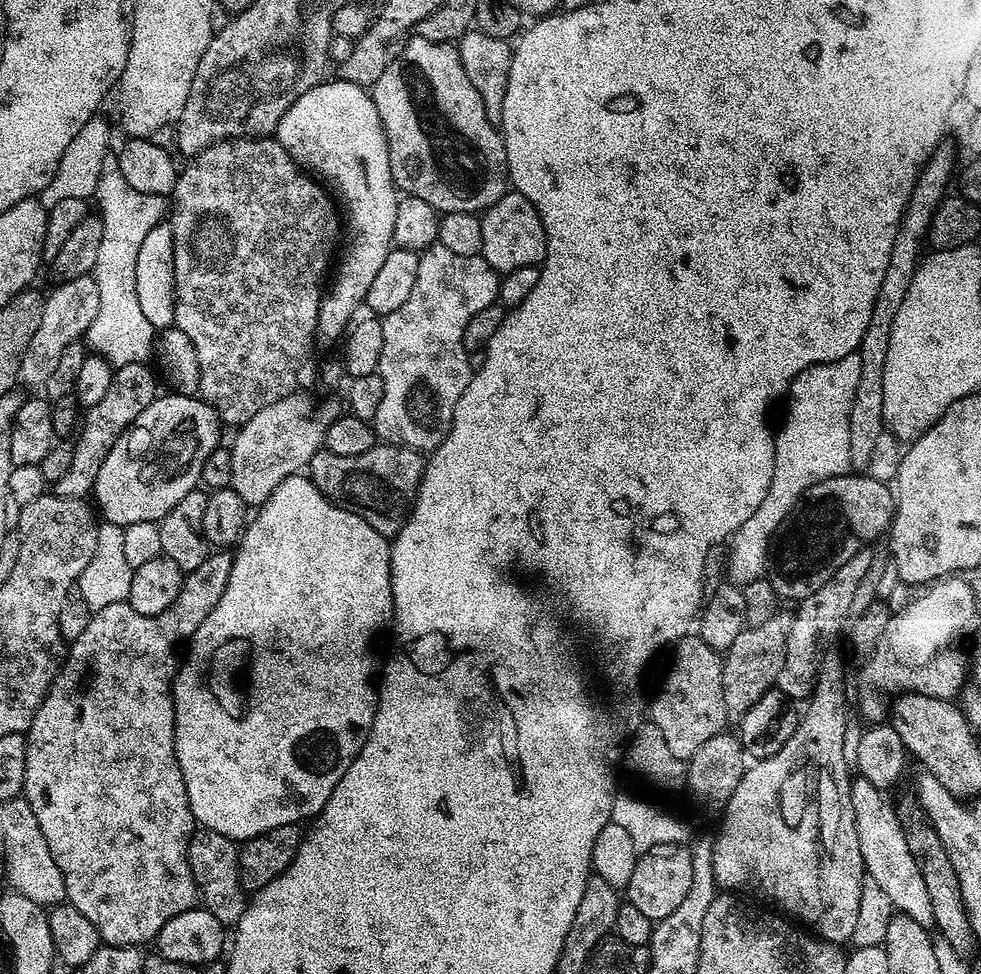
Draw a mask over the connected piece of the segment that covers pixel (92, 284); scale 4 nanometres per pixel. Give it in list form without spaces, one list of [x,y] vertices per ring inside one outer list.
[[[92,276],[61,281],[56,287],[58,288],[50,294],[47,293],[45,297],[42,323],[38,326],[34,338],[30,338],[30,345],[26,348],[19,366],[21,381],[36,388],[41,387],[48,380],[66,347],[81,341],[87,335],[90,323],[97,317],[101,302],[97,282]]]

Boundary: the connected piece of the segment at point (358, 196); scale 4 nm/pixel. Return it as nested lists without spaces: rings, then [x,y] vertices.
[[[328,78],[318,86],[306,90],[306,94],[302,94],[302,98],[298,98],[298,102],[294,102],[290,110],[286,110],[286,114],[282,114],[282,118],[276,123],[274,138],[296,159],[297,164],[319,177],[342,205],[342,220],[346,225],[346,236],[348,232],[348,245],[345,246],[344,253],[343,248],[339,253],[334,275],[321,295],[320,313],[316,319],[316,330],[321,341],[339,341],[353,323],[357,315],[355,312],[362,308],[366,294],[370,294],[370,286],[378,274],[378,269],[382,267],[386,254],[390,254],[394,247],[392,239],[394,217],[398,214],[398,189],[392,180],[390,154],[382,118],[378,118],[378,106],[372,100],[369,89],[354,82]]]

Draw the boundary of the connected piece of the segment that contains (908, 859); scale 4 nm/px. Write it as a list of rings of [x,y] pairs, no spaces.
[[[858,776],[852,781],[851,806],[854,808],[855,830],[865,873],[889,895],[892,906],[901,915],[911,917],[914,922],[929,929],[935,925],[930,895],[920,869],[910,854],[897,807],[885,796],[880,788],[866,779]]]

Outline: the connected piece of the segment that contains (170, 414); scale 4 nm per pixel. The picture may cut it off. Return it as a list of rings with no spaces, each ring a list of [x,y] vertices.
[[[196,394],[169,395],[157,395],[156,400],[150,402],[150,406],[142,410],[142,414],[138,414],[131,428],[116,439],[110,454],[106,454],[102,470],[98,470],[94,489],[97,504],[95,507],[105,521],[116,523],[122,528],[134,522],[160,521],[163,516],[170,514],[174,506],[178,506],[178,502],[182,502],[182,498],[186,498],[186,494],[197,491],[201,483],[203,464],[211,452],[222,444],[222,421],[219,414],[206,401]]]

